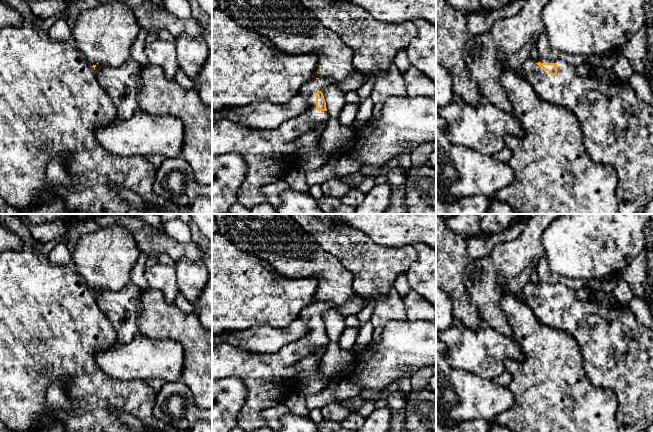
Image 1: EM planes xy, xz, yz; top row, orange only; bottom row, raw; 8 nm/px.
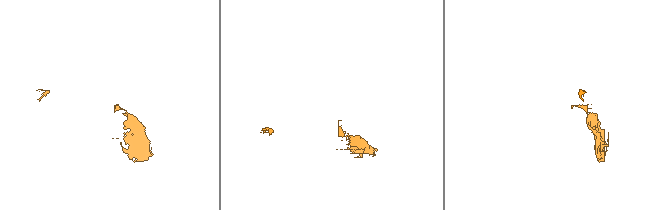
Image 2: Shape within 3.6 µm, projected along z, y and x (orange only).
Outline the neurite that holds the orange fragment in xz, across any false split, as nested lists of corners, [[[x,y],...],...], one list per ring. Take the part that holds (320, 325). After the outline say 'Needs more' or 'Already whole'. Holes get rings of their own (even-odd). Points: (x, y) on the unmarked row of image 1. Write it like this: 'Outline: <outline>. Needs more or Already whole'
Outline: [[[356,295],[340,305],[314,302],[301,313],[308,327],[307,335],[273,353],[253,353],[228,343],[212,342],[212,381],[239,377],[247,388],[237,427],[253,432],[265,426],[264,410],[285,404],[295,387],[298,375],[295,365],[311,356],[318,347],[329,344],[322,317],[325,311],[337,308],[346,317],[357,315],[365,305],[364,299]]]. Needs more

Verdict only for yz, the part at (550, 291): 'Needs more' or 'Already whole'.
Needs more

